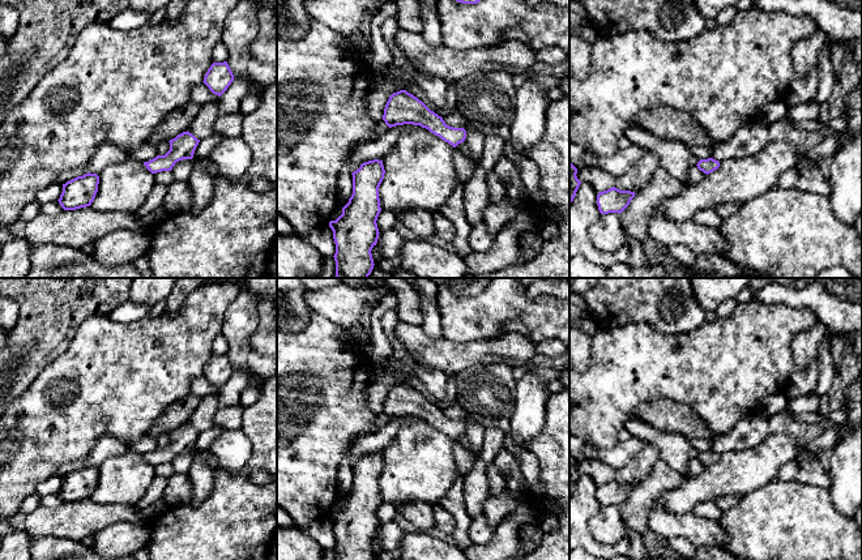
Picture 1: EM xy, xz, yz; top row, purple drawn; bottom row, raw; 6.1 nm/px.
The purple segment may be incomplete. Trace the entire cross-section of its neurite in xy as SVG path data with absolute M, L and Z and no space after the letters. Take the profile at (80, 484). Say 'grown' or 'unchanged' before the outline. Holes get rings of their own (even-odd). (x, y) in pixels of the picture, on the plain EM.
unchanged; M85 466L63 476L59 496L64 503L76 503L90 499L98 484L99 469Z

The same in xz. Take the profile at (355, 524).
unchanged; M383 453L360 457L353 467L353 487L342 506L329 514L336 535L336 560L374 560L372 540L379 531L377 509L381 504L379 479L384 471Z

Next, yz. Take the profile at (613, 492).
unchanged; M615 479L597 487L597 497L601 506L622 505L635 490L635 484L620 483Z

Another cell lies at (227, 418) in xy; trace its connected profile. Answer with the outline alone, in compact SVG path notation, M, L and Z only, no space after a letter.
M235 405L219 407L216 412L216 423L223 429L239 428L243 426L243 406Z

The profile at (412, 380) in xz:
M410 375L405 382L414 389L417 389L419 393L422 393L431 403L439 407L438 399L426 389L426 386L422 384L419 379L417 379L414 375Z

